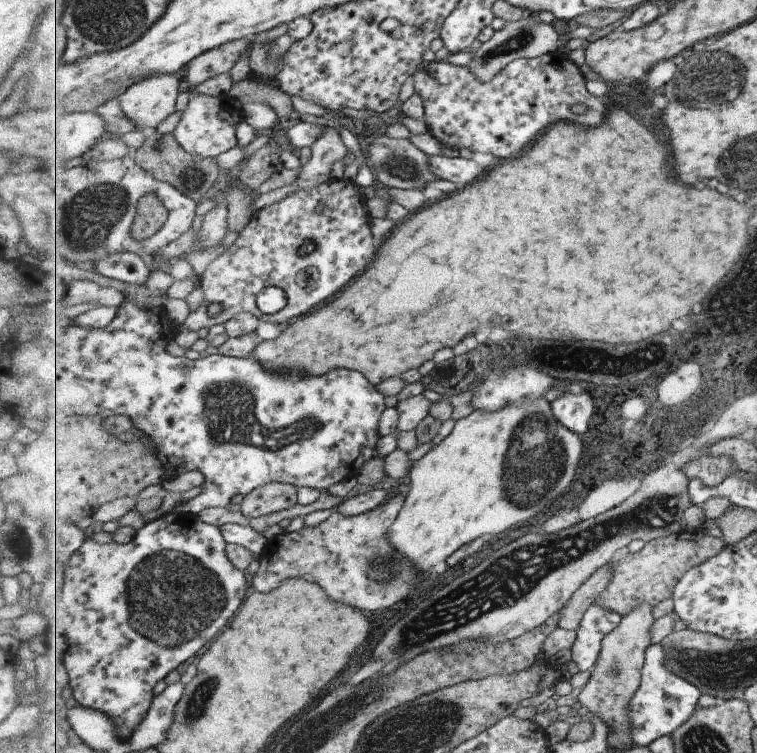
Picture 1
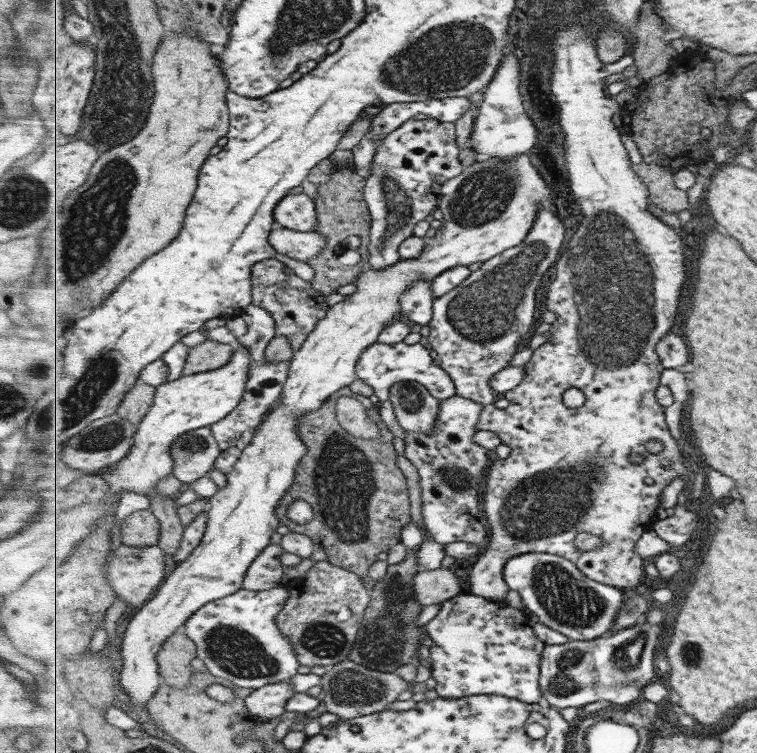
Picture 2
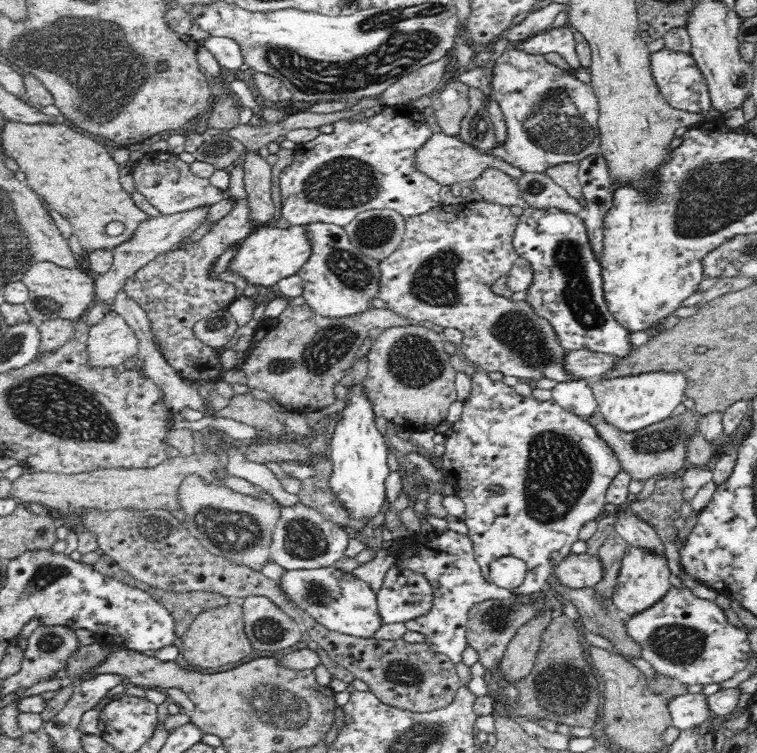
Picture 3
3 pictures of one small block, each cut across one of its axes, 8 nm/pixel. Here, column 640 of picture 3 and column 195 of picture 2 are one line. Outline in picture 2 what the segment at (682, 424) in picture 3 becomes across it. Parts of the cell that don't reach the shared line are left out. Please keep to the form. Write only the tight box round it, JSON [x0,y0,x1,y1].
[172,427,221,482]

